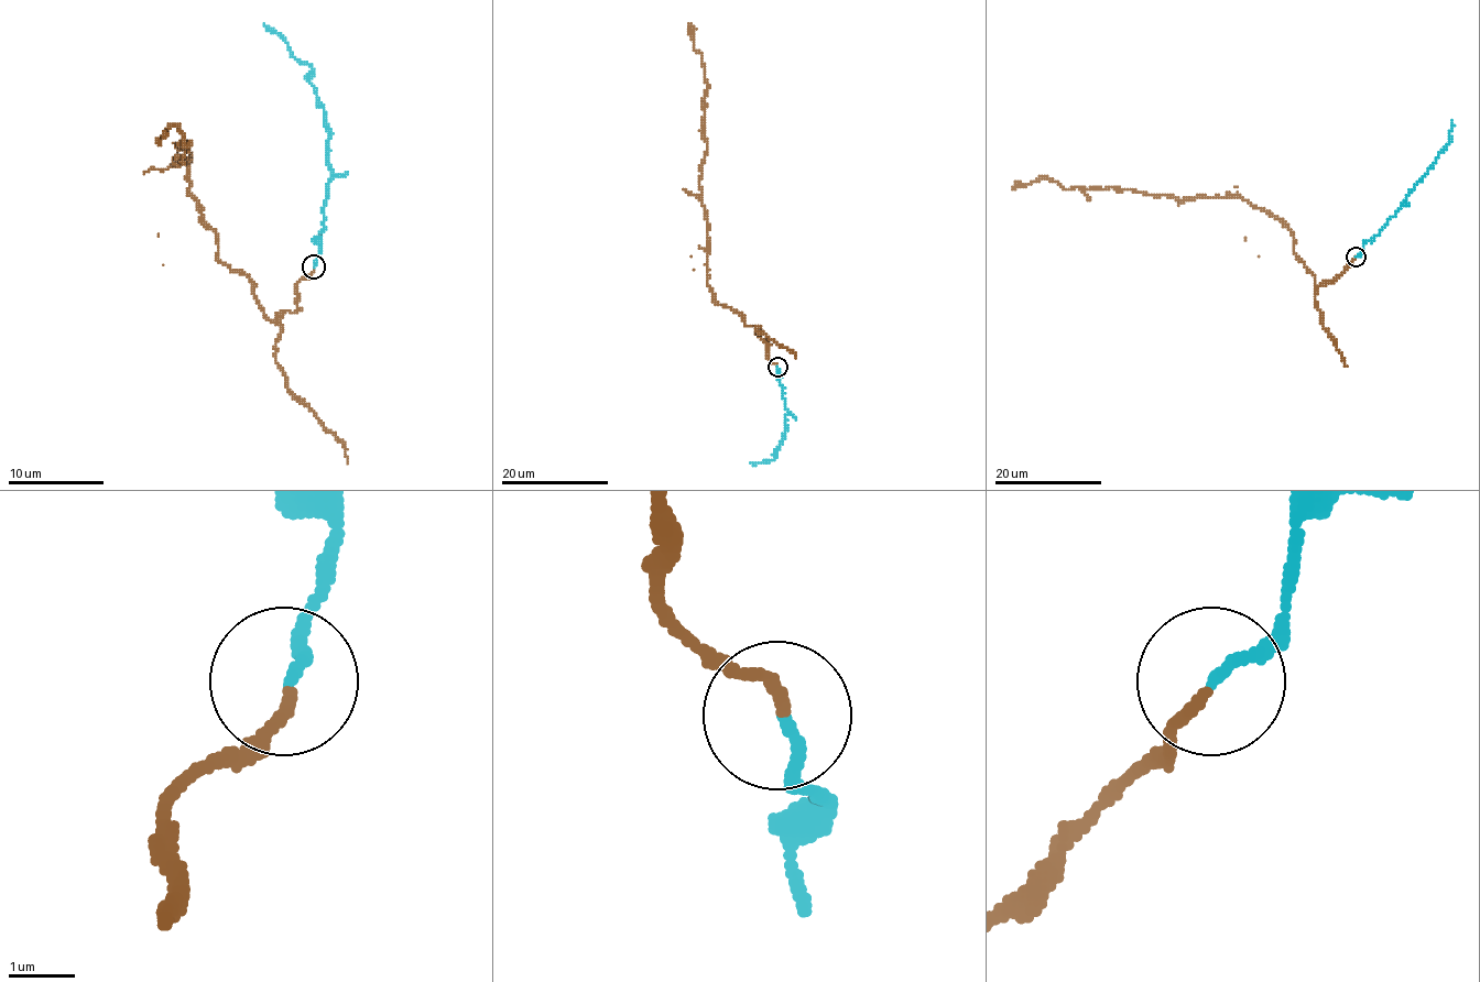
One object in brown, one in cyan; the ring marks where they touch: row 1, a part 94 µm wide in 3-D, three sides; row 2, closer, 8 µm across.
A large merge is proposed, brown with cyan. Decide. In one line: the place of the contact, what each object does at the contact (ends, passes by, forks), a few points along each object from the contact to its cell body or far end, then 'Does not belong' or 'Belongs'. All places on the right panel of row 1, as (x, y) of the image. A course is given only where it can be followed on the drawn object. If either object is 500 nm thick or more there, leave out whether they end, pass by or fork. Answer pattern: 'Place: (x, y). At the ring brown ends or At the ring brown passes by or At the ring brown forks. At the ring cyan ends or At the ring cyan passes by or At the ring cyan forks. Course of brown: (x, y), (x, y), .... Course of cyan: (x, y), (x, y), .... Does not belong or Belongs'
Place: (1356, 257). At the ring brown ends. At the ring cyan ends. Course of brown: (1356, 257), (1332, 280), (1316, 286), (1294, 251), (1290, 230), (1245, 200), (1069, 188), (1046, 178), (1013, 188). Course of cyan: (1356, 257), (1448, 143), (1453, 120). Belongs

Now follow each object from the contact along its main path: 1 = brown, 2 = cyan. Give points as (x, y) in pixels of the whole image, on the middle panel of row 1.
1: (777, 367), (768, 359), (768, 344), (741, 316), (716, 301), (708, 284), (702, 187), (708, 88), (692, 24)
2: (777, 367), (786, 411), (784, 437), (773, 459), (749, 464)

